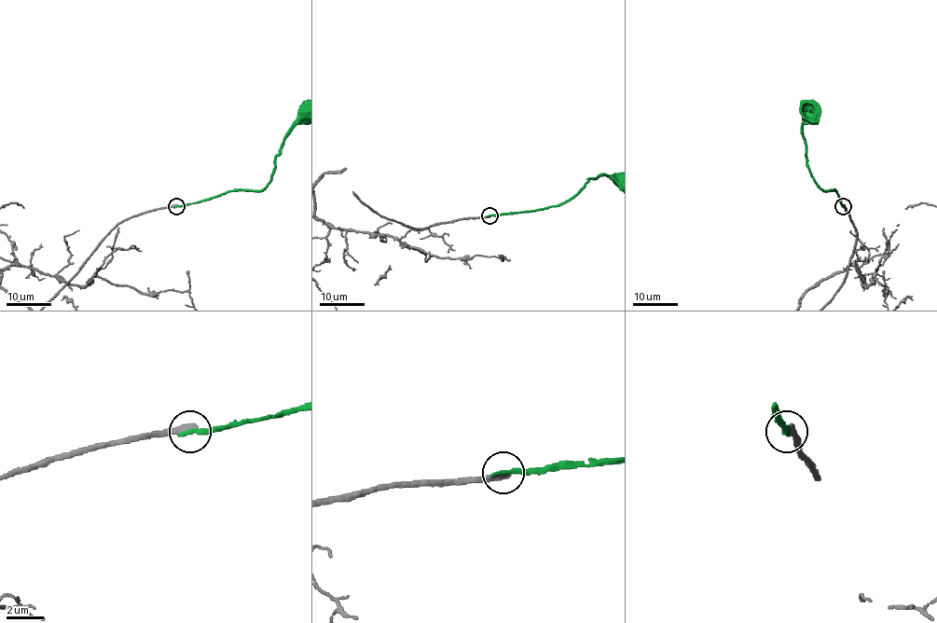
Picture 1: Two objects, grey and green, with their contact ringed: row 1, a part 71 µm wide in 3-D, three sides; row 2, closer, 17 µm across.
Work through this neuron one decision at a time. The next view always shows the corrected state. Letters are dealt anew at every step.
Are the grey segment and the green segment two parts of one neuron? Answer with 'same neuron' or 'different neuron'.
different neuron

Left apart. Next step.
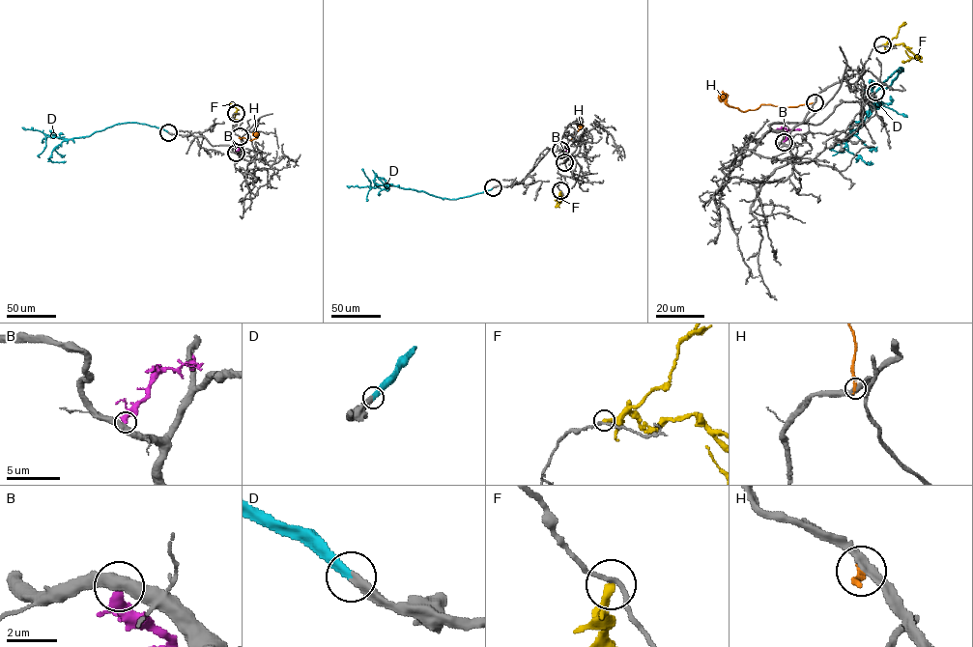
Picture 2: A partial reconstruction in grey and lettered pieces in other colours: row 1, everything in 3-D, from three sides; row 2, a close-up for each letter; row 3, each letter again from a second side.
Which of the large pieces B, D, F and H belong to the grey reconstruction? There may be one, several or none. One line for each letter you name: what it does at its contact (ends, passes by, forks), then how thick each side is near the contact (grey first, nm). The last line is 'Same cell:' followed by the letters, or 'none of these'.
D: it ends there; 360 nm thick on the grey side, 320 nm on the other
Same cell: D

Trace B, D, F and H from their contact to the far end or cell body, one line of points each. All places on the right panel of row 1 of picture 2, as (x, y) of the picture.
B: (783, 142), (789, 130), (779, 128)
D: (875, 92), (902, 68), (877, 103), (871, 108), (868, 103), (874, 98), (857, 132), (834, 147), (838, 152)
F: (882, 44), (902, 43), (920, 59), (901, 62)
H: (815, 102), (795, 107), (762, 104), (741, 112), (727, 104), (721, 98), (721, 94)

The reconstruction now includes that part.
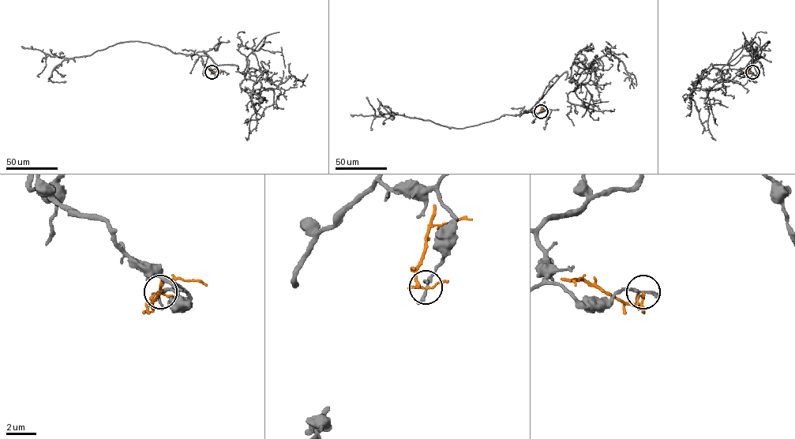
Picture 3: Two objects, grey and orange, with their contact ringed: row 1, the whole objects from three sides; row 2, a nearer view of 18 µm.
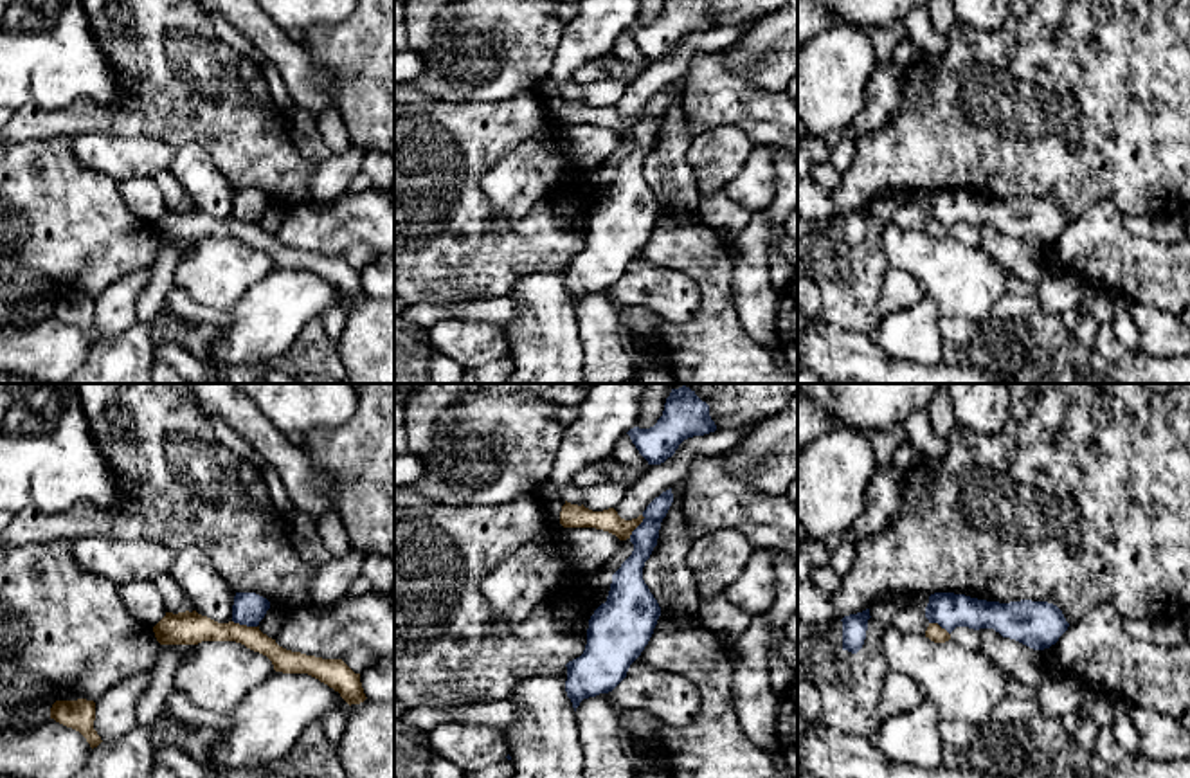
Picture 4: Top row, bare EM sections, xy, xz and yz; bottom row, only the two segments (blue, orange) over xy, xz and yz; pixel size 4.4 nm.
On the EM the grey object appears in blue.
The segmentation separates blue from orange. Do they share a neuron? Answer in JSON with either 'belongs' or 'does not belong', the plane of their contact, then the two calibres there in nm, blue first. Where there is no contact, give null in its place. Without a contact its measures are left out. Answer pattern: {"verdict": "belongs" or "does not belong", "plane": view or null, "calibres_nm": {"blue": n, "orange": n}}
{"verdict": "does not belong", "plane": "xy", "calibres_nm": {"blue": 150, "orange": 140}}

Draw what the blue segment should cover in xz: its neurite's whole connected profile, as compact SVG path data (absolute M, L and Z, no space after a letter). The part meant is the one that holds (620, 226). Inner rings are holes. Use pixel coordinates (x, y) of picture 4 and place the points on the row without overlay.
M670 85L643 108L643 119L630 131L632 151L612 171L607 198L589 216L583 250L565 261L565 288L574 308L583 295L612 288L654 231L661 204L643 176L643 164L672 99Z

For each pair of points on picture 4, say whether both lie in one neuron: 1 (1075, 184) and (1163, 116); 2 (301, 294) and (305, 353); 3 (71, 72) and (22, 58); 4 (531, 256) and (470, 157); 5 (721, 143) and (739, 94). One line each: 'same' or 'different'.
1: same
2: different
3: same
4: same
5: different

